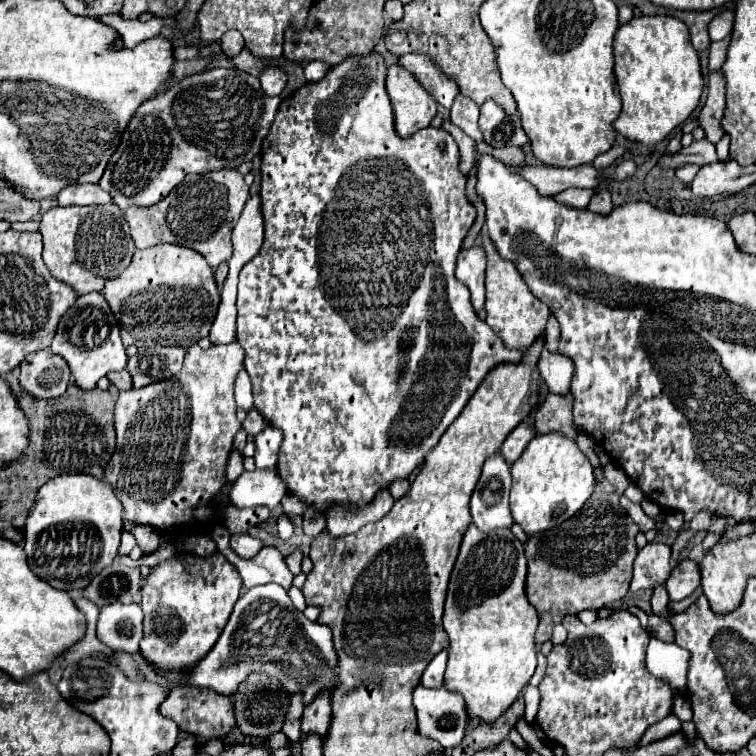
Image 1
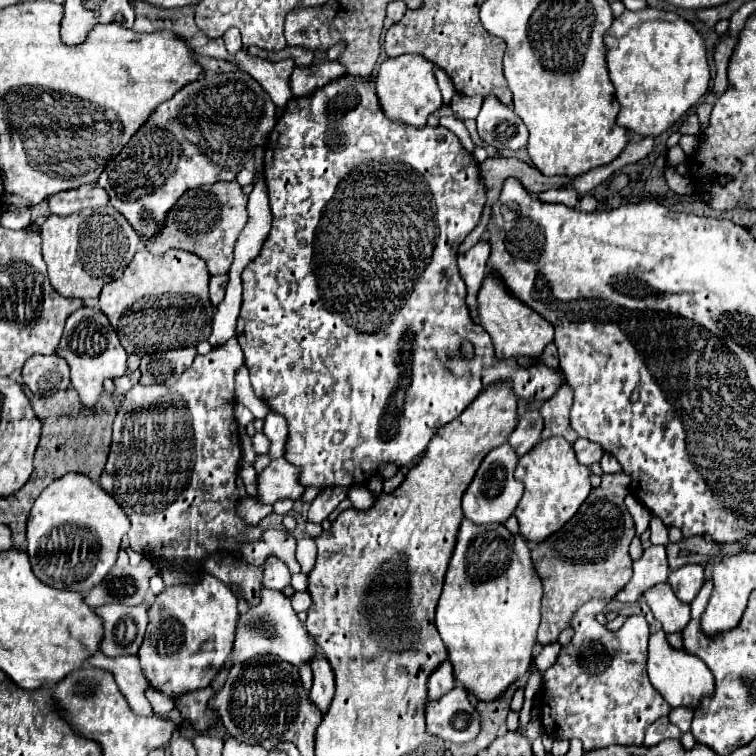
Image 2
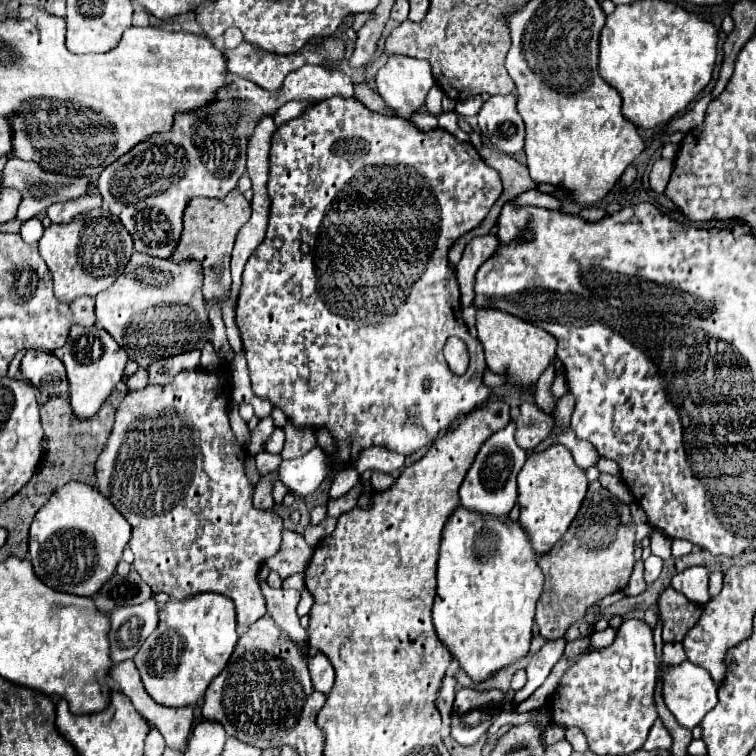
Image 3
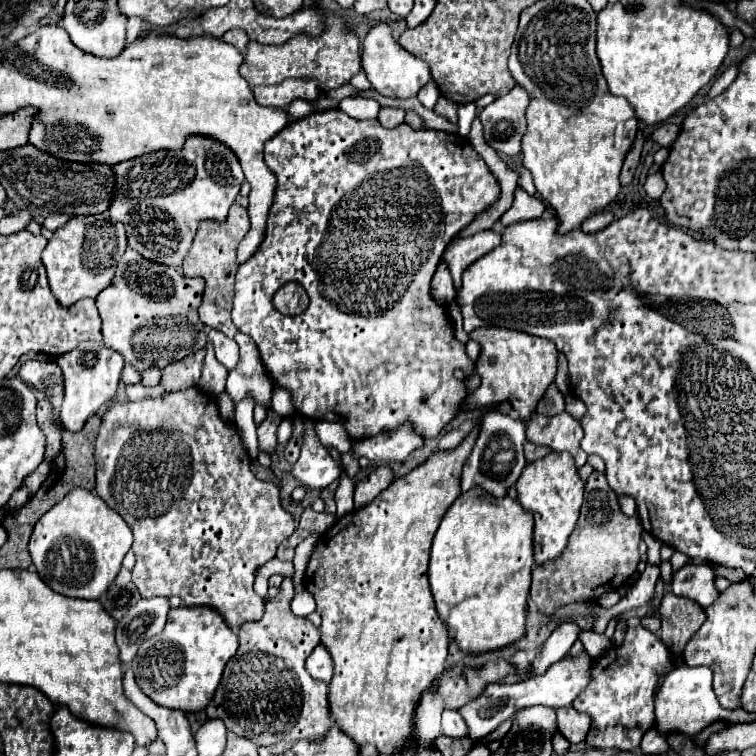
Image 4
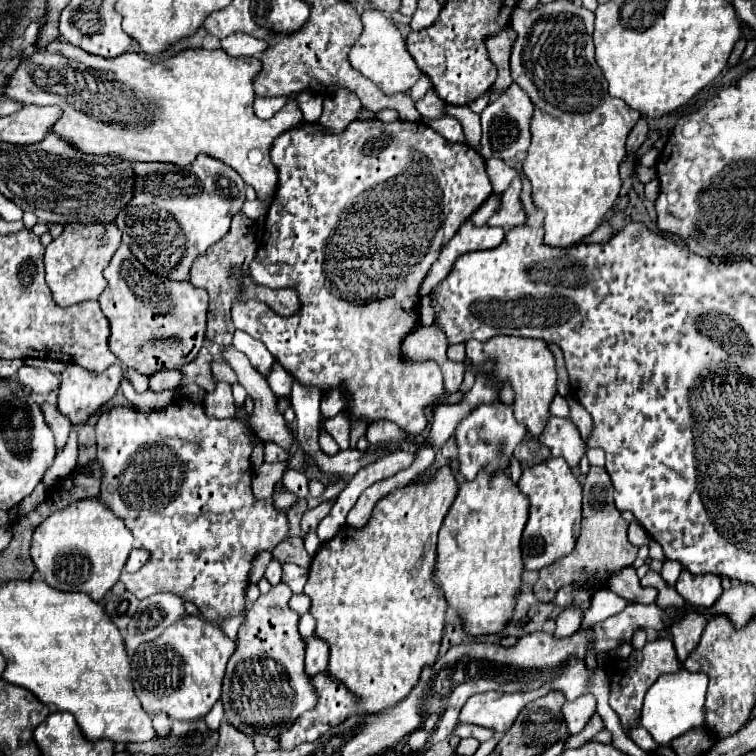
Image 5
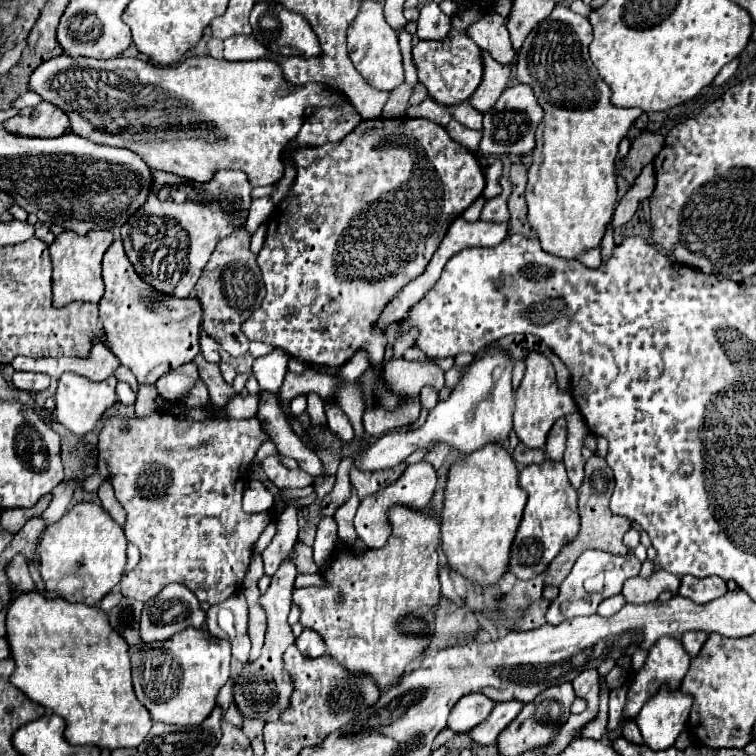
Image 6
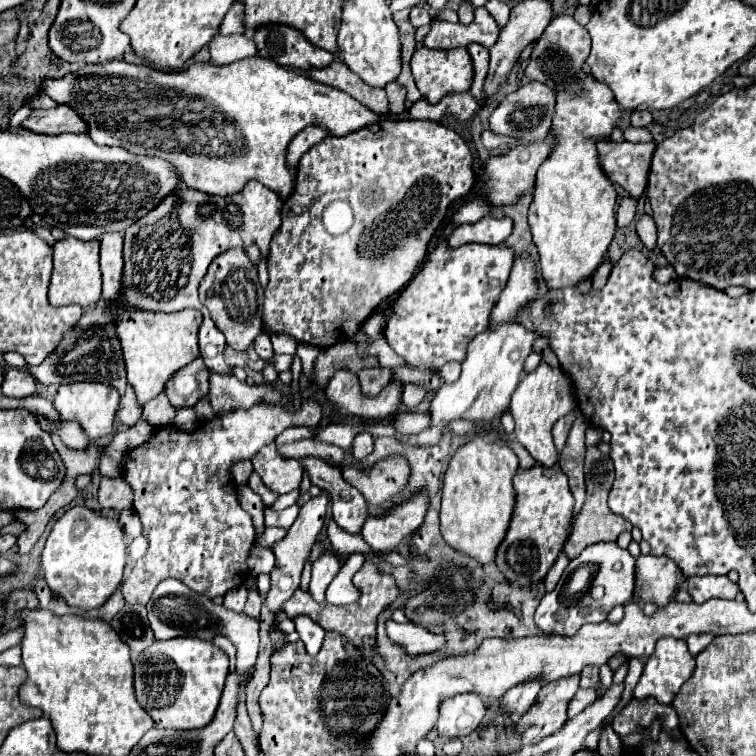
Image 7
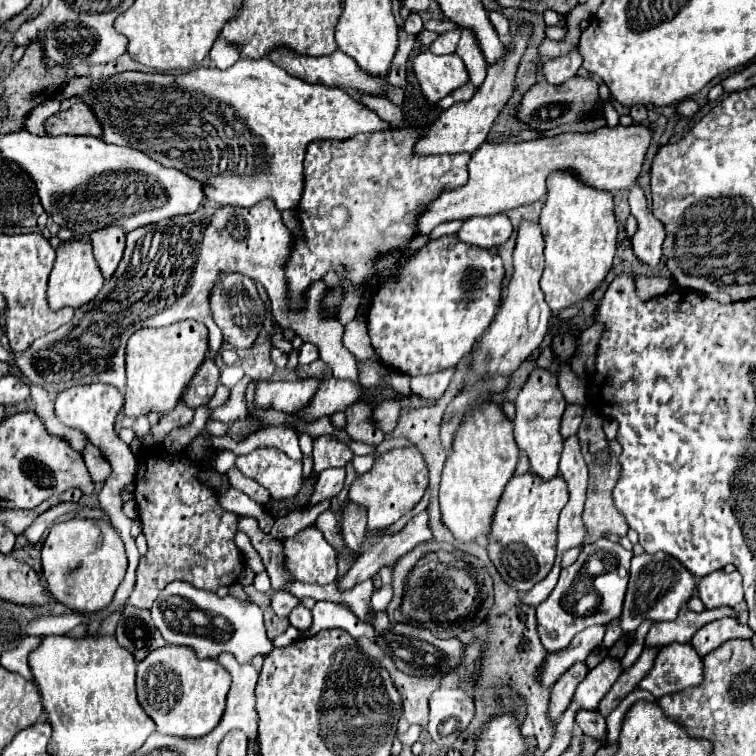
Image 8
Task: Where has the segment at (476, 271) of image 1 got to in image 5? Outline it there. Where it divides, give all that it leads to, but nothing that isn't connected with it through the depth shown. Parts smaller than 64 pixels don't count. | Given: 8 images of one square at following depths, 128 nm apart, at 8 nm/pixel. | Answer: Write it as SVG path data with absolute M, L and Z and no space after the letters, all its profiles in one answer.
M466 220L454 238L442 248L438 260L432 264L430 272L426 274L422 286L420 286L420 298L430 294L450 272L454 260L466 252L474 250L488 250L498 246L504 240L502 228L490 228L490 226L474 226L472 220Z

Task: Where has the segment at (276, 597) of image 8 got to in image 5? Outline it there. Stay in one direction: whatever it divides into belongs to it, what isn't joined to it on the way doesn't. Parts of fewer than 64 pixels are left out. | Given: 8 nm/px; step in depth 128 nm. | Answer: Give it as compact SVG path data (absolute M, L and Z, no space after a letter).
M444 466L436 472L434 478L430 478L428 482L418 482L412 486L406 486L402 490L394 490L392 494L388 494L386 498L382 498L374 512L372 518L368 522L366 528L350 528L350 526L342 526L342 530L328 542L324 542L318 550L318 554L312 560L312 568L310 568L310 576L308 582L304 586L304 594L312 600L310 606L310 614L316 618L316 636L320 636L328 646L330 646L330 664L328 664L328 672L338 678L350 692L354 692L360 702L358 702L358 712L366 712L366 714L374 714L380 712L382 708L394 706L398 704L398 700L402 700L402 696L406 696L406 692L410 692L410 688L414 688L414 684L418 682L418 672L422 672L422 668L426 664L432 664L438 658L438 648L440 648L440 638L442 638L442 630L444 630L444 622L446 622L446 600L440 592L440 588L436 586L434 580L434 568L438 562L438 530L444 522L444 516L450 508L450 504L454 502L458 492L458 484L456 484L456 476L454 470L450 466Z

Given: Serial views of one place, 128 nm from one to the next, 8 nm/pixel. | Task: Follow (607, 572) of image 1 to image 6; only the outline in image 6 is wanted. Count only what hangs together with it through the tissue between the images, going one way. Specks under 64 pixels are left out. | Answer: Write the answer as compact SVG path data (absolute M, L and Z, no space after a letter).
M592 456L586 460L586 476L582 482L582 488L578 490L578 510L580 510L580 532L578 536L566 544L566 548L562 548L562 552L554 558L554 562L550 564L550 570L546 570L544 574L544 582L546 584L554 584L560 586L560 582L568 576L568 572L572 570L576 558L588 550L588 548L598 548L604 552L612 552L612 554L628 554L630 548L626 548L622 544L622 536L630 530L630 520L616 516L610 512L608 502L614 490L614 474L610 472L610 466L606 464L604 458L600 456Z

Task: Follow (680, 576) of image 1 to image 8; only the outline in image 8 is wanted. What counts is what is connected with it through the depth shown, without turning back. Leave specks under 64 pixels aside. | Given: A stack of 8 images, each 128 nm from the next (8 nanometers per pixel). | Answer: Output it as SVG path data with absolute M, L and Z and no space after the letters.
M724 570L712 572L710 576L704 576L700 580L698 596L706 604L706 608L720 608L720 606L734 608L744 600L742 574L738 570L734 570L732 574L726 574Z

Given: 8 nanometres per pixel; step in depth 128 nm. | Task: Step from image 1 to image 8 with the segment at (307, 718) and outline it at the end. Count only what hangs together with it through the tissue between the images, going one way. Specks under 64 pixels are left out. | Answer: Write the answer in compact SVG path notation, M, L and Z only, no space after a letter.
M298 604L298 606L290 612L288 620L290 620L290 624L292 624L294 628L298 628L298 630L306 630L306 628L310 626L310 622L312 622L312 612L310 612L306 606Z

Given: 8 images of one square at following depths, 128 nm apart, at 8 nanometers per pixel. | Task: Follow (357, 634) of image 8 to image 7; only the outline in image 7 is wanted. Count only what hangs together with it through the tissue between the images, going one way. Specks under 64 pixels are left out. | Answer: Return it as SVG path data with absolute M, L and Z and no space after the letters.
M334 554L322 556L322 560L312 566L312 580L310 580L310 594L316 602L326 602L324 598L324 590L326 586L334 580L334 576L340 570L340 562L336 560Z

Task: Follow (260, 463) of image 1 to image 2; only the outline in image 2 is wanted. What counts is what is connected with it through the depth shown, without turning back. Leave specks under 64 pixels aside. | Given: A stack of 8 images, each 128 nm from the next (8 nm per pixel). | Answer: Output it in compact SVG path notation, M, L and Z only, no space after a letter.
M270 410L268 416L264 418L264 430L262 430L272 446L268 450L268 456L270 458L278 458L278 456L284 456L284 446L286 446L286 432L288 432L288 426L286 426L286 418L284 416L278 416L278 412Z

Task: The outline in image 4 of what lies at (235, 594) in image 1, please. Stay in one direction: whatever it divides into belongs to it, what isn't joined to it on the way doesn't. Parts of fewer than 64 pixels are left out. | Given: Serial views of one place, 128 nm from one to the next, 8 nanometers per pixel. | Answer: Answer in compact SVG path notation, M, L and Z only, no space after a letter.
M172 608L162 634L140 644L130 668L134 670L136 684L160 706L198 712L204 710L220 684L226 662L238 650L238 636L214 616L210 608Z

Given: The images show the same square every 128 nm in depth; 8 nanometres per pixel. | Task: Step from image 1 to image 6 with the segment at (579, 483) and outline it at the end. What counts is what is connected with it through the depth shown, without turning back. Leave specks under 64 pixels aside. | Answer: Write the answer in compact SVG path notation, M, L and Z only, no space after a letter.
M552 460L522 468L520 488L528 492L528 502L526 502L516 538L512 542L508 572L520 580L530 580L546 572L546 568L562 550L562 546L568 544L578 534L578 524L580 524L578 506L576 506L578 494L570 486L564 464L552 462Z

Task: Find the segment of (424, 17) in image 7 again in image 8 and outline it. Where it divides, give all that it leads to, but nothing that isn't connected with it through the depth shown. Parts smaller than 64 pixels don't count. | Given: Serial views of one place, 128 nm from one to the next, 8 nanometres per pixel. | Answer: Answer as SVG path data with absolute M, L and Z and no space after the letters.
M410 14L408 16L408 20L404 22L404 30L408 32L408 34L420 34L422 32L422 18L418 16L418 14Z

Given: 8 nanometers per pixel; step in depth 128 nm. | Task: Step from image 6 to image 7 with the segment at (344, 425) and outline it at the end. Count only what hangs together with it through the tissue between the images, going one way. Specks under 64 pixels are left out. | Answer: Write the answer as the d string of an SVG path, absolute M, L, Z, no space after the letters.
M338 370L326 388L326 396L330 396L338 416L354 414L360 418L386 418L400 406L402 384L390 382L378 396L368 398L360 392L360 380L354 372Z

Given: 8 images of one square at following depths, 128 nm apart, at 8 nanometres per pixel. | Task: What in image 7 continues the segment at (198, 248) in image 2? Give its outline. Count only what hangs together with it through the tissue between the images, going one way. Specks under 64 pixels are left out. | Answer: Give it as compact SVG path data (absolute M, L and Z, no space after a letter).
M230 250L216 256L200 284L202 304L210 310L214 324L226 336L226 344L238 352L248 350L262 330L262 296L264 292L258 284L258 272L242 250Z

